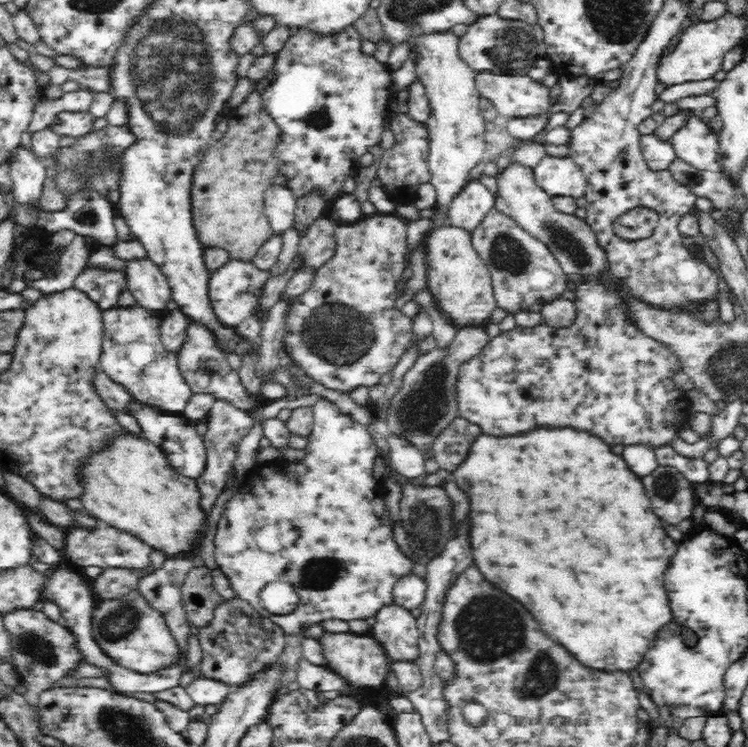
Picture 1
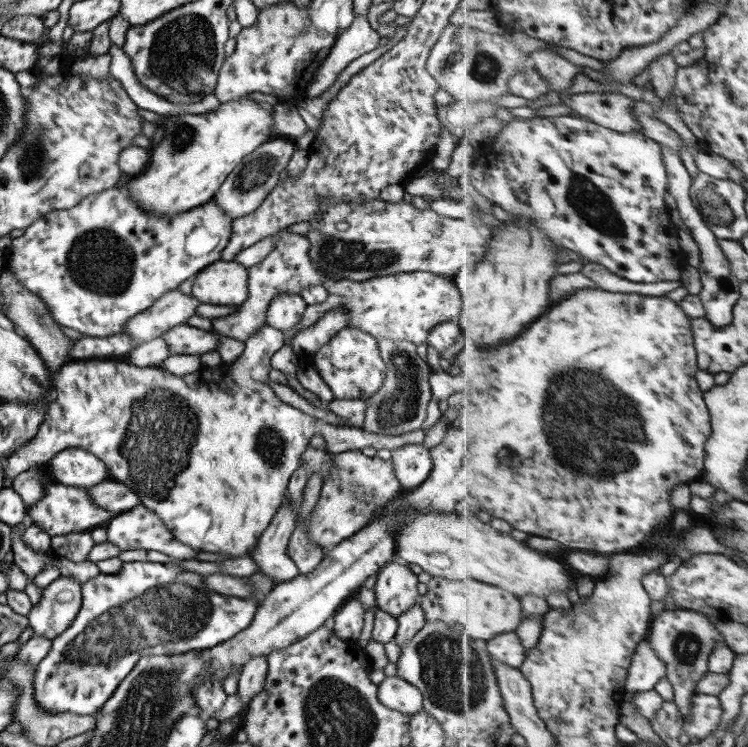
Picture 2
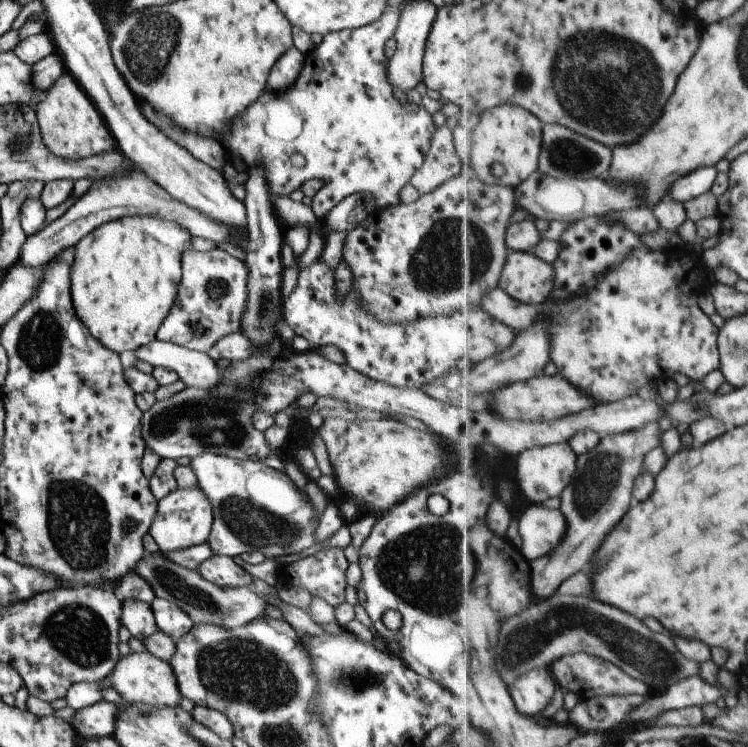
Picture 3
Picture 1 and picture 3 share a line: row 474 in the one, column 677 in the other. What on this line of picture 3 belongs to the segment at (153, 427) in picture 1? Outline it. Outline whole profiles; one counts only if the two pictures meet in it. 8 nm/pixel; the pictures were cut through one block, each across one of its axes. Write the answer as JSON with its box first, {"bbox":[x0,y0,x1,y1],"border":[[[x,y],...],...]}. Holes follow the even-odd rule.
{"bbox":[667,157,731,201],"border":[[[725,157],[715,167],[698,168],[695,172],[679,179],[670,189],[667,197],[681,201],[697,198],[712,190],[719,173],[728,173],[731,170],[731,162]]]}

